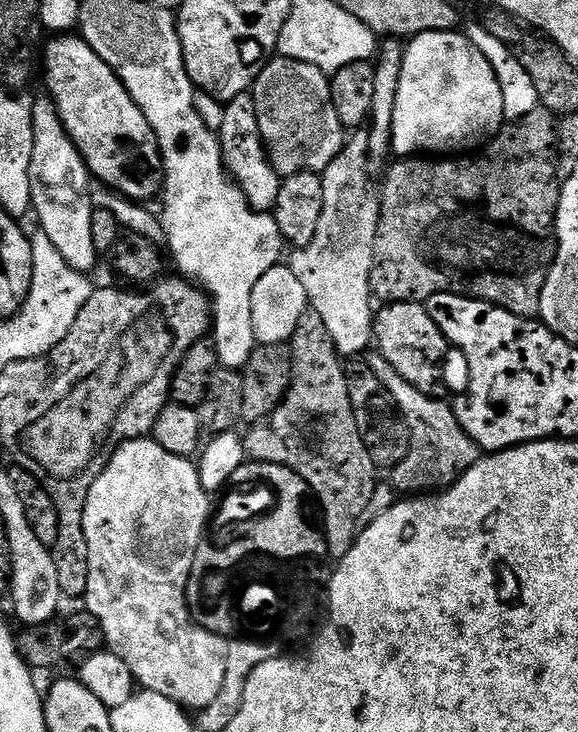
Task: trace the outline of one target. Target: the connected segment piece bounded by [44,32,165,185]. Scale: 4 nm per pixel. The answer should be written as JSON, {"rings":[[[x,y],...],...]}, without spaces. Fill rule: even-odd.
{"rings":[[[61,33],[50,39],[44,50],[44,90],[90,174],[114,185],[163,184],[162,155],[152,123],[133,102],[117,72],[78,34]],[[126,170],[134,174],[120,176]]]}

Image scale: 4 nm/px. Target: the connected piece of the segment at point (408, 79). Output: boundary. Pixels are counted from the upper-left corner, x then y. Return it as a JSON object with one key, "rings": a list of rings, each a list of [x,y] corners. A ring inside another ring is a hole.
{"rings":[[[456,30],[418,33],[403,51],[391,149],[397,157],[468,154],[504,127],[502,86],[490,62],[466,35]]]}

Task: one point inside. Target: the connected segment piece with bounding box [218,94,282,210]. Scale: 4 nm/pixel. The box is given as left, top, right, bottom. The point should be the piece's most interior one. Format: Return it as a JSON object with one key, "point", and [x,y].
{"point":[246,161]}

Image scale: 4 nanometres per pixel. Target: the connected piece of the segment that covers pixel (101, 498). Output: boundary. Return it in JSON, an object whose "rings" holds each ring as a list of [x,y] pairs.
{"rings":[[[151,438],[126,440],[108,457],[108,464],[102,470],[102,474],[98,474],[94,486],[90,486],[82,521],[85,543],[89,547],[89,586],[82,600],[83,603],[88,603],[86,605],[87,611],[92,613],[101,624],[103,643],[106,645],[107,651],[112,652],[118,658],[122,658],[122,662],[126,662],[126,666],[130,666],[132,676],[141,689],[148,689],[165,695],[166,698],[172,699],[174,703],[185,710],[192,710],[192,708],[203,710],[210,706],[214,698],[221,692],[222,682],[225,681],[226,675],[226,656],[229,641],[218,633],[212,633],[197,624],[193,619],[189,603],[188,591],[192,580],[190,579],[192,567],[196,564],[196,554],[198,555],[201,551],[199,539],[210,519],[208,500],[210,500],[210,493],[202,486],[199,467],[191,459],[175,456],[166,450],[162,450],[162,446],[158,446],[156,441]]]}

